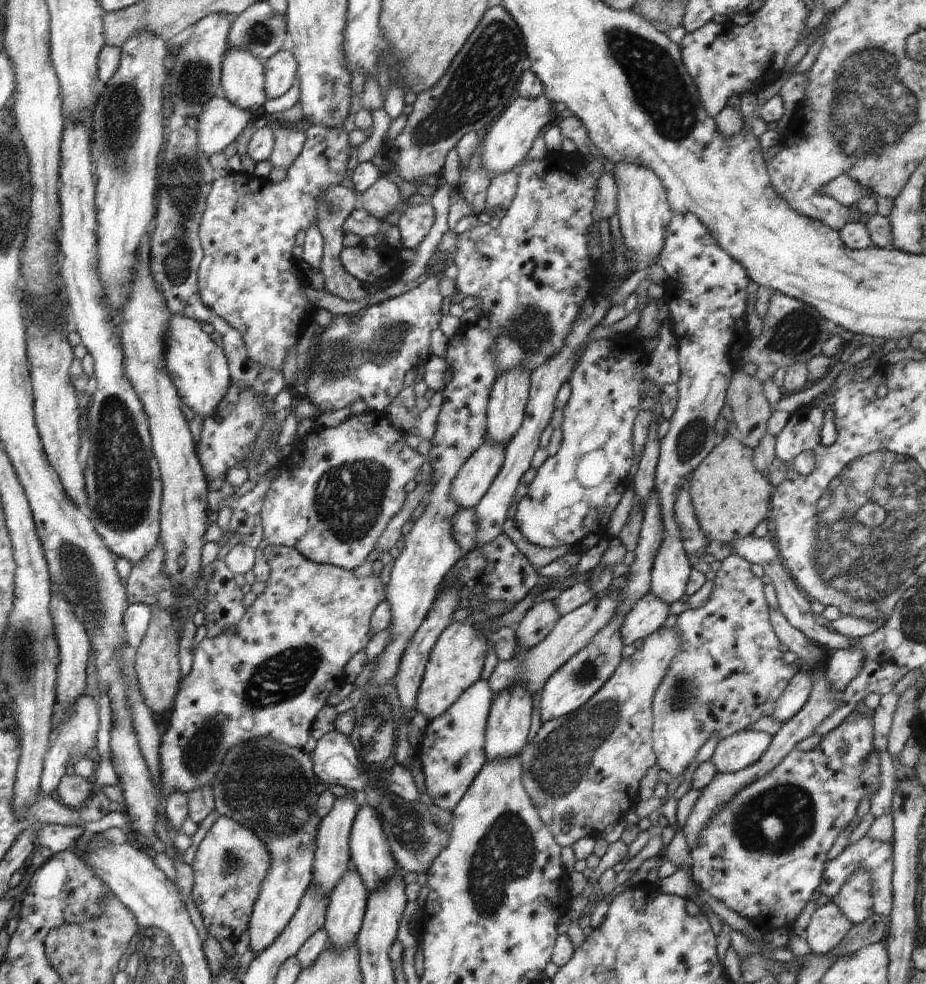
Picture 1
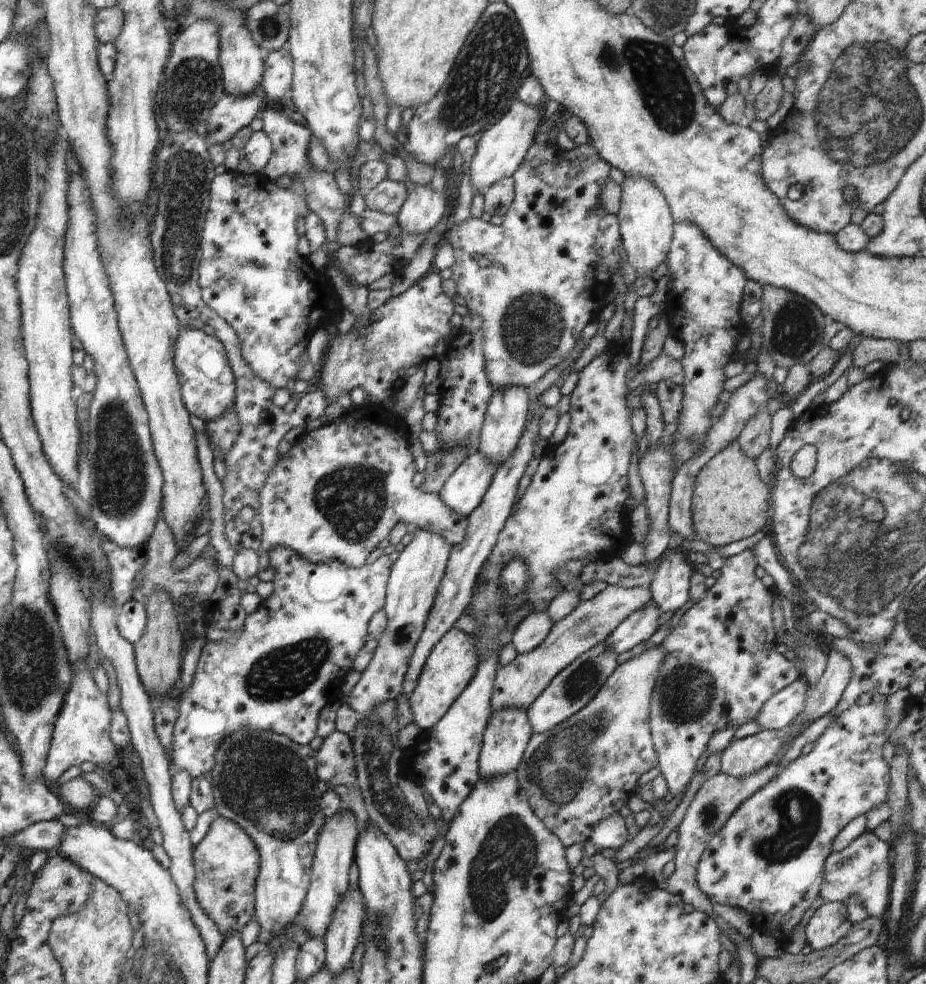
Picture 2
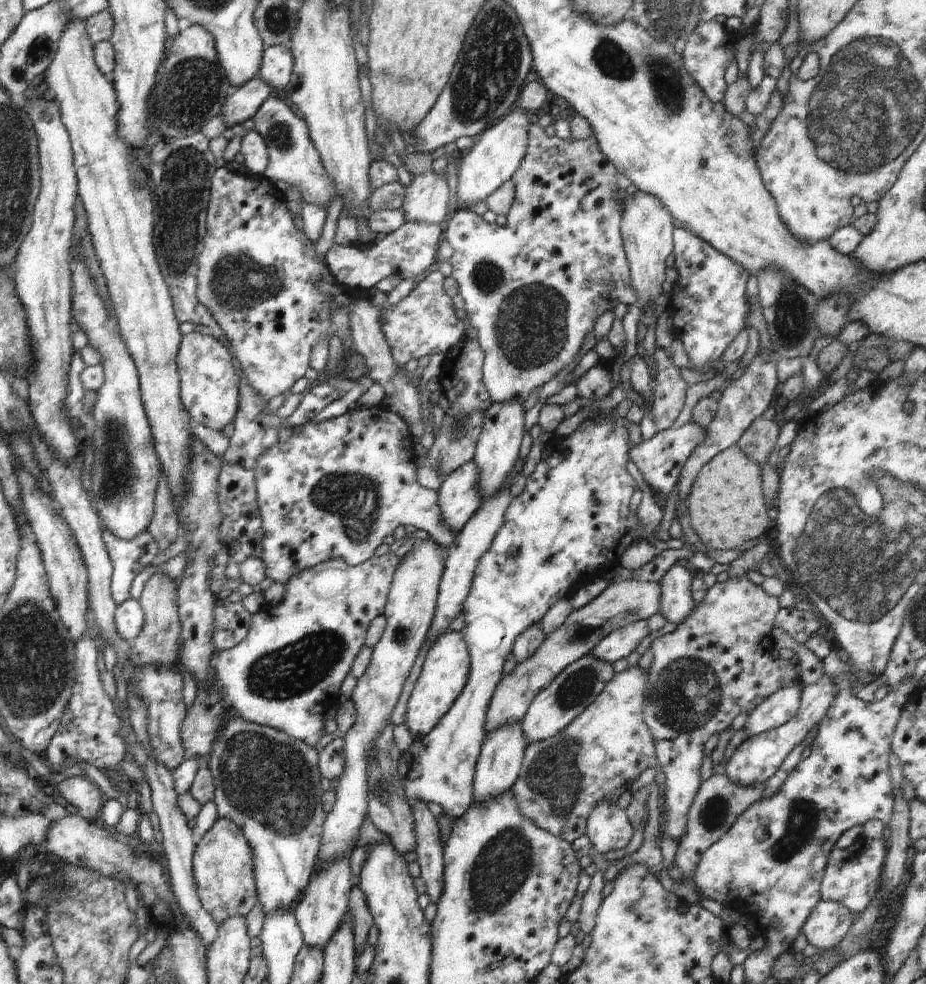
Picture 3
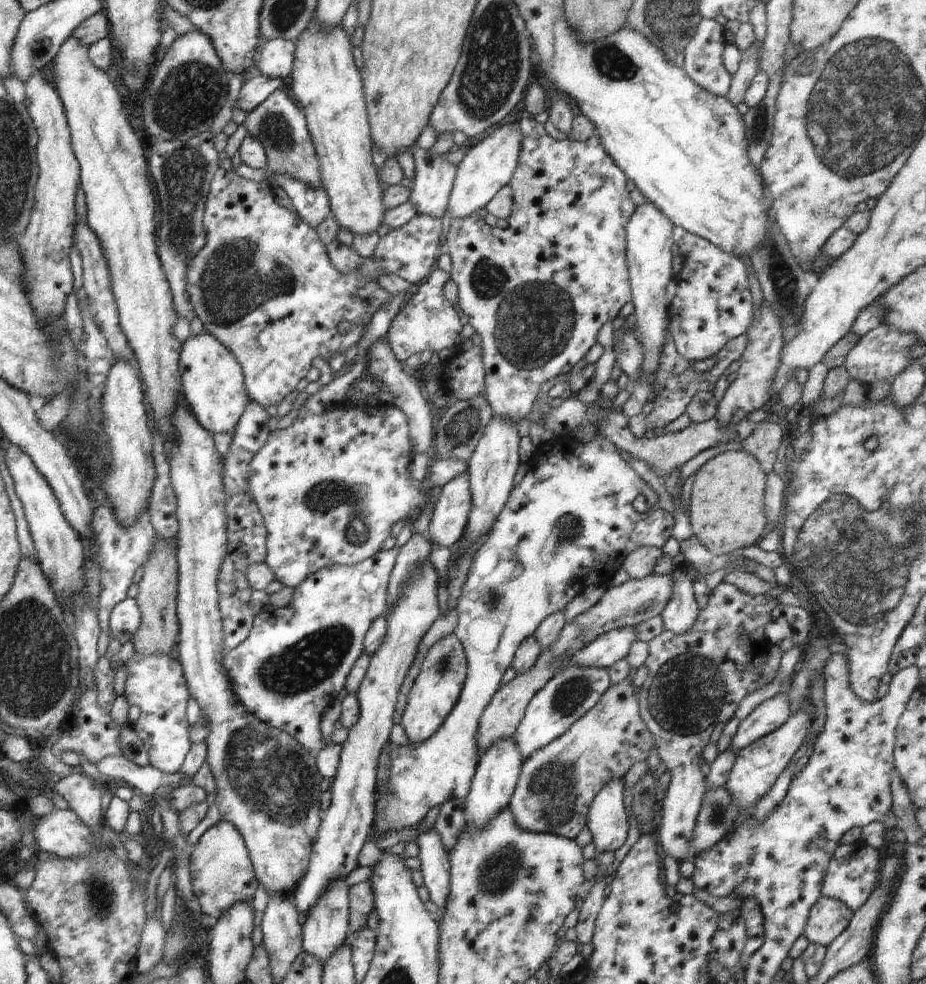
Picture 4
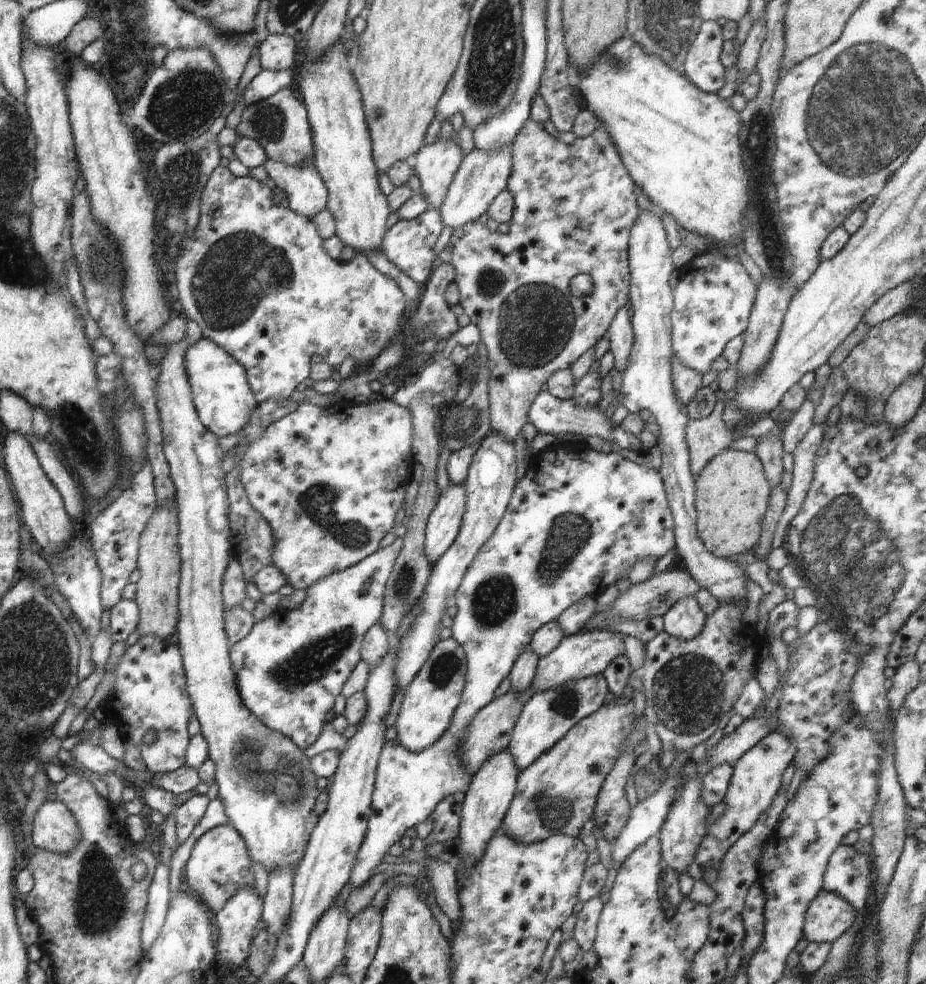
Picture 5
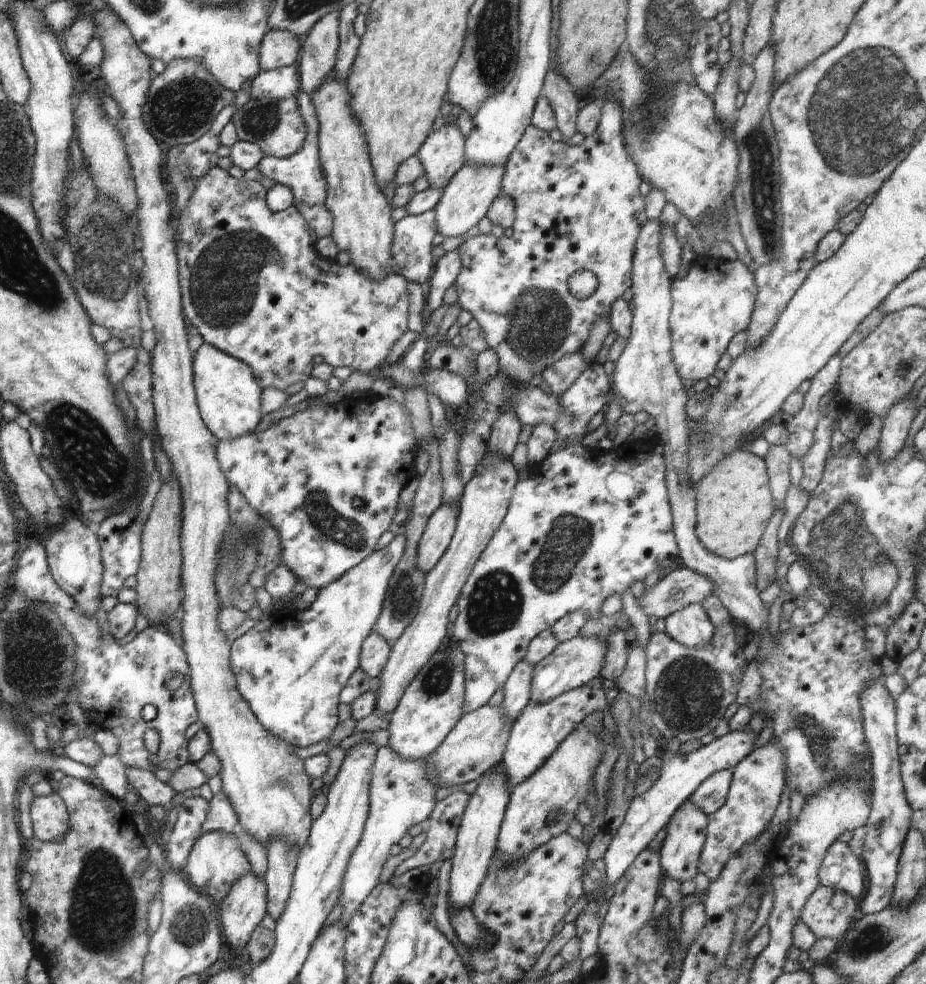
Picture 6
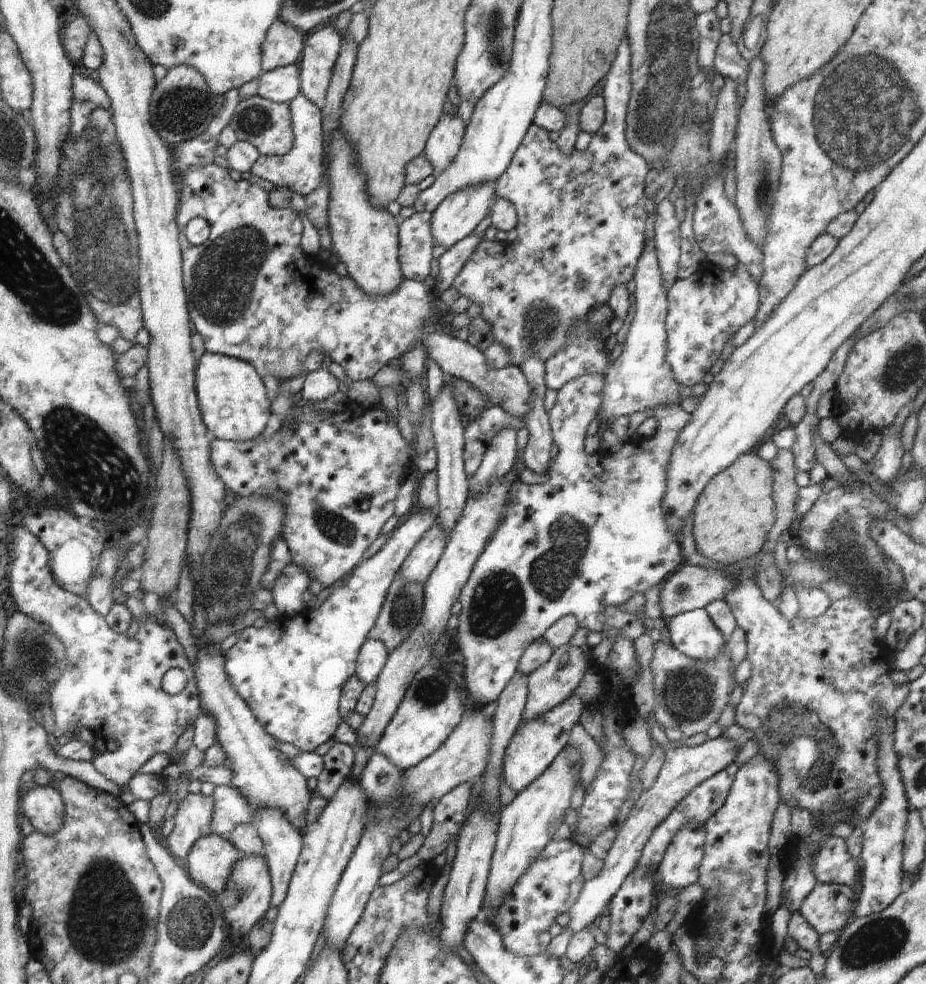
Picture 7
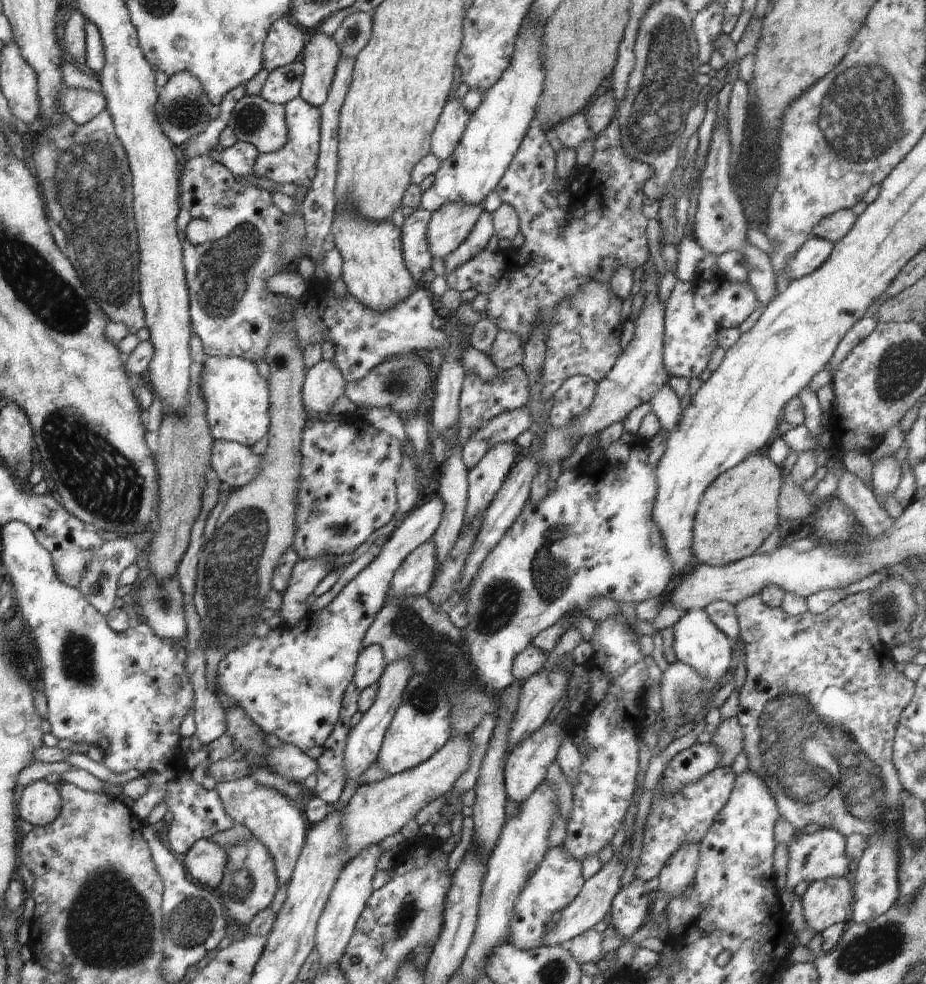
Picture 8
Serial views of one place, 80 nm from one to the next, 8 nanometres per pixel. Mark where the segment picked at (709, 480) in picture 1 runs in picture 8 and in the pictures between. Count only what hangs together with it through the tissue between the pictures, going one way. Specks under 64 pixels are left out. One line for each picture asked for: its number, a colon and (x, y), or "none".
2: (730, 502)
3: (726, 504)
4: (727, 512)
5: (732, 492)
6: (734, 502)
7: (733, 515)
8: (737, 512)

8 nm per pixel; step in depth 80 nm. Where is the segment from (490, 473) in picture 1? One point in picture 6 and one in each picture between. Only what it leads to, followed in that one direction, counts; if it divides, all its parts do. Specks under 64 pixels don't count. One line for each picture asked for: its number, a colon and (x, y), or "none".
2: (464, 490)
3: (459, 495)
4: (449, 520)
5: (443, 525)
6: (440, 528)

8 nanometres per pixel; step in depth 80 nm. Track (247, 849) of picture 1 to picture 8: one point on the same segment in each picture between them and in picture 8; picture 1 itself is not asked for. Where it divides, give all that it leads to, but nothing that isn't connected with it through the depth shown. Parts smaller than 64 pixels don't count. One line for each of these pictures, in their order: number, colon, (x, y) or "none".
2: (226, 861)
3: (224, 869)
4: (222, 874)
5: (219, 865)
6: (215, 861)
7: (211, 860)
8: (206, 860)

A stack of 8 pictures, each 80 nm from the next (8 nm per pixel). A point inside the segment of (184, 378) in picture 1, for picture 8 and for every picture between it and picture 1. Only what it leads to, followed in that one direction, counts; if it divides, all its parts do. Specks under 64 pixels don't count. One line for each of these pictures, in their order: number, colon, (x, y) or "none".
2: (207, 385)
3: (209, 383)
4: (213, 388)
5: (222, 397)
6: (228, 396)
7: (233, 405)
8: (236, 396)

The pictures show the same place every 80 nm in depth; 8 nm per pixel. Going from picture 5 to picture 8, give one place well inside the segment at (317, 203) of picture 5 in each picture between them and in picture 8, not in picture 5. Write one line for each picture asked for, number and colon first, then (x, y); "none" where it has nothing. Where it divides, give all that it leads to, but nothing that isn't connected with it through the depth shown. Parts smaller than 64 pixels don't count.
6: (302, 173)
7: (301, 170)
8: (295, 163)

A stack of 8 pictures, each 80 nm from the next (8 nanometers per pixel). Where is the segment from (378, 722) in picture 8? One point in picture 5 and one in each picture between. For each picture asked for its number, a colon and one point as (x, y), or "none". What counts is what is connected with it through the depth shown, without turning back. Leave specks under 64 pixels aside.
5: (491, 478)
6: (486, 496)
7: (480, 518)

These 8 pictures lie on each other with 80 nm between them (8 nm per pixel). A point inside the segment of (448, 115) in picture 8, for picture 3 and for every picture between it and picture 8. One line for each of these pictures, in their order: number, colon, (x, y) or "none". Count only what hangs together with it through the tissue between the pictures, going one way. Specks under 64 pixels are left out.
3: (426, 199)
4: (433, 179)
5: (435, 165)
6: (442, 155)
7: (444, 142)

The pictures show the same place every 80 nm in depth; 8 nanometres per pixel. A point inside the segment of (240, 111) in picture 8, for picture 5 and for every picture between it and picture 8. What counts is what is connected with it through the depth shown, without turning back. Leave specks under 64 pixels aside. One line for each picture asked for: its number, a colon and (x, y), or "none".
5: (279, 123)
6: (277, 127)
7: (267, 125)

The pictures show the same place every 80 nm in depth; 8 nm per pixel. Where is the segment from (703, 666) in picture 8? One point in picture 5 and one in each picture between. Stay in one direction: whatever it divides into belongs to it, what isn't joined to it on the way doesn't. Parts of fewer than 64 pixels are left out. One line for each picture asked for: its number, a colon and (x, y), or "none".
5: (685, 619)
6: (690, 626)
7: (692, 632)

